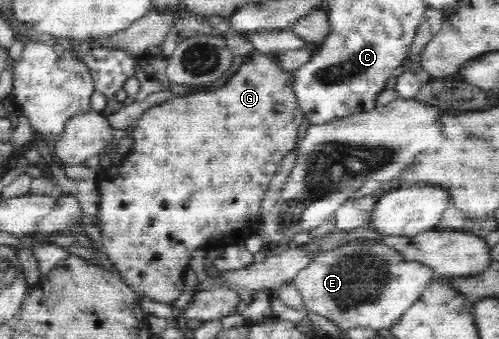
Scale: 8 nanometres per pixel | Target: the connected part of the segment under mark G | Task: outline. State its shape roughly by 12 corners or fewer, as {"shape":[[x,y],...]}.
{"shape":[[284,50],[148,108],[101,243],[171,305],[243,244],[303,118]]}

